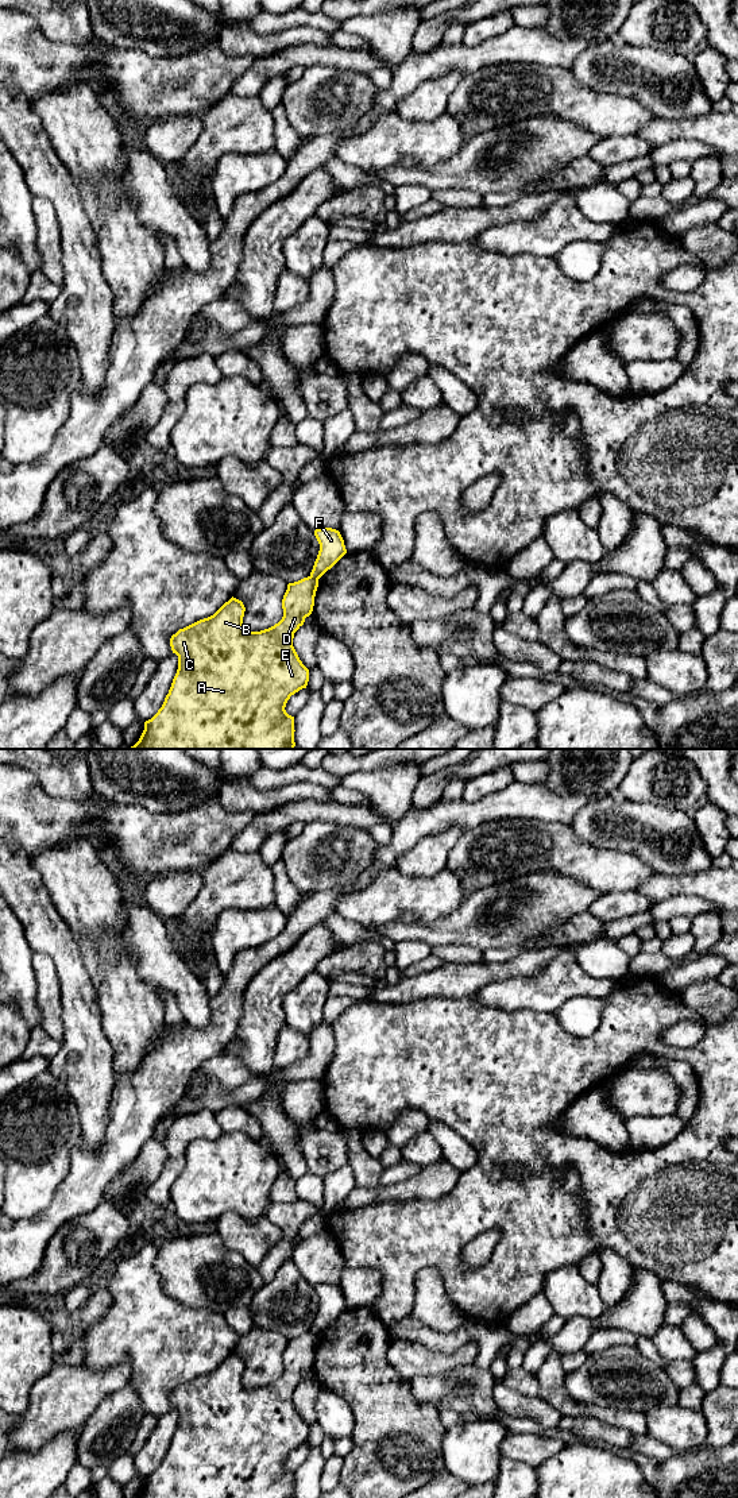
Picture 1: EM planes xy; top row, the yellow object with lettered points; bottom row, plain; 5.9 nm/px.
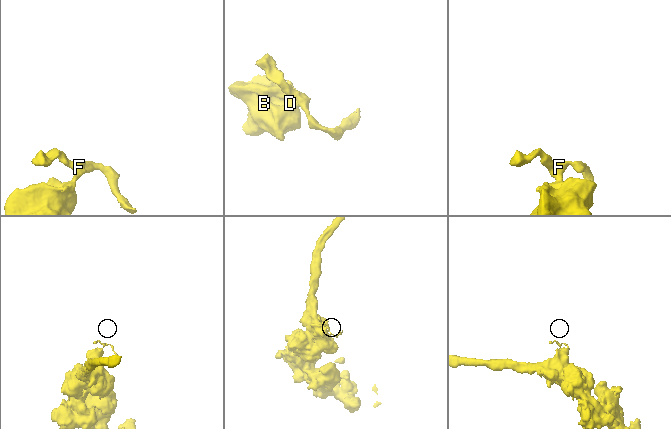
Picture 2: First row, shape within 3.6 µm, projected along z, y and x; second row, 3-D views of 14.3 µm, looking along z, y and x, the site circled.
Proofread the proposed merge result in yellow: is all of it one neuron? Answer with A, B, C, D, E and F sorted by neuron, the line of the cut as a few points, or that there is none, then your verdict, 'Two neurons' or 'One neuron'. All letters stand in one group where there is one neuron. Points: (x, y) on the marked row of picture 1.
Groups: A B C D E / F. Split along xy (310, 575), (317, 580). Two neurons

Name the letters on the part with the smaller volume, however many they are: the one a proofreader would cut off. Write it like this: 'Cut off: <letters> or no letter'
Cut off: F

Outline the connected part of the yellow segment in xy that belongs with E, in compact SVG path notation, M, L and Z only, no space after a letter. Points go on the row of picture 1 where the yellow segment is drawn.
M312 576L304 578L294 583L289 583L282 599L282 619L274 626L260 632L246 632L243 629L246 607L242 601L232 597L213 615L200 619L173 634L170 638L170 646L173 653L178 656L177 673L173 679L171 687L165 698L162 707L151 719L144 722L144 730L139 741L130 749L294 749L294 717L289 715L285 707L291 695L302 688L306 688L309 682L309 669L300 660L293 646L293 638L294 633L304 625L305 618L309 617L313 611L317 587L318 580Z

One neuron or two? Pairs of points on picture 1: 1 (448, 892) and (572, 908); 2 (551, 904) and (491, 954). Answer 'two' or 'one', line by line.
1: two
2: two

